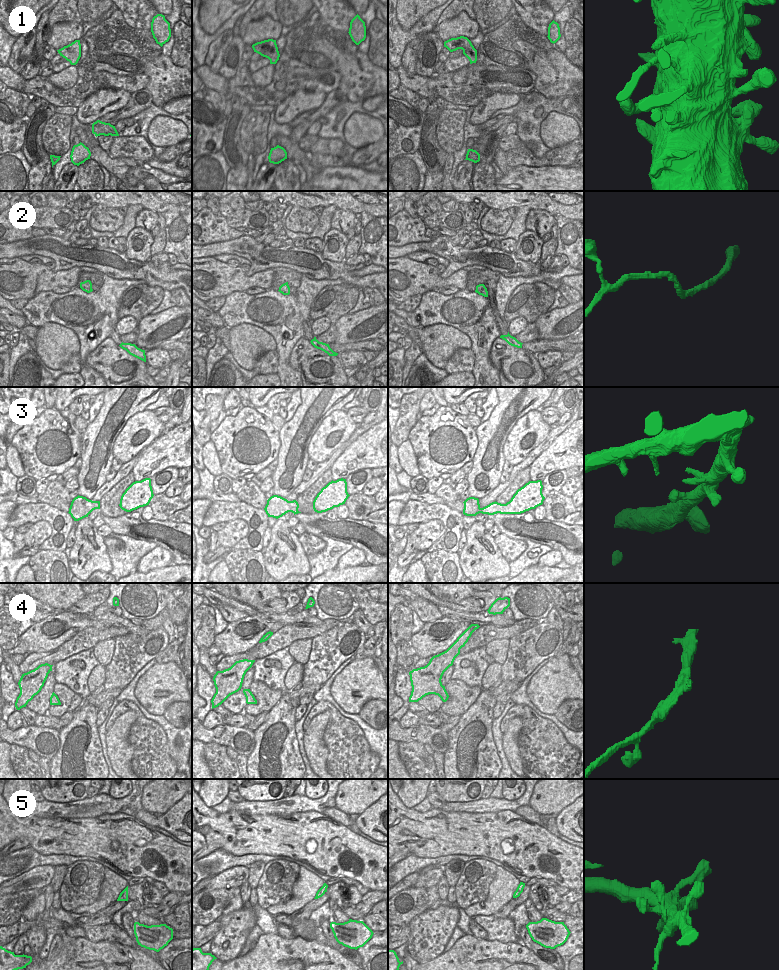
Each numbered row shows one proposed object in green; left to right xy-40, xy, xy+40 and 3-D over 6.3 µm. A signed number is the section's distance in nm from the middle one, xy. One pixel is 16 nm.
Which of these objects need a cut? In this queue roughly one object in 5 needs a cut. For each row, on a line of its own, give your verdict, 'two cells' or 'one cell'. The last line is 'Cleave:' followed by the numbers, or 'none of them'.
1: one cell
2: one cell
3: one cell
4: one cell
5: one cell
Cleave: none of them

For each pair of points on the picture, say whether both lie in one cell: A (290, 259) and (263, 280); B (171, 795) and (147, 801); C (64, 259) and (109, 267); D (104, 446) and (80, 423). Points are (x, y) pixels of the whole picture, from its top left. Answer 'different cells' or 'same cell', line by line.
A: different cells
B: same cell
C: same cell
D: different cells

